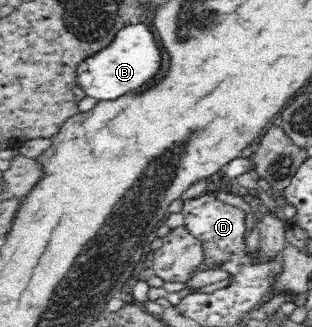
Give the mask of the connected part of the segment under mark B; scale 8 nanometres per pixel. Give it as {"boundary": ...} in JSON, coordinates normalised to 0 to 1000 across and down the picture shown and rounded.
{"boundary":[[[429,64],[426,73],[381,92],[362,128],[311,165],[279,174],[247,208],[247,245],[266,281],[317,309],[365,309],[401,291],[429,291],[439,275],[465,275],[490,257],[490,232],[516,208],[516,153],[503,122],[465,64]]]}

